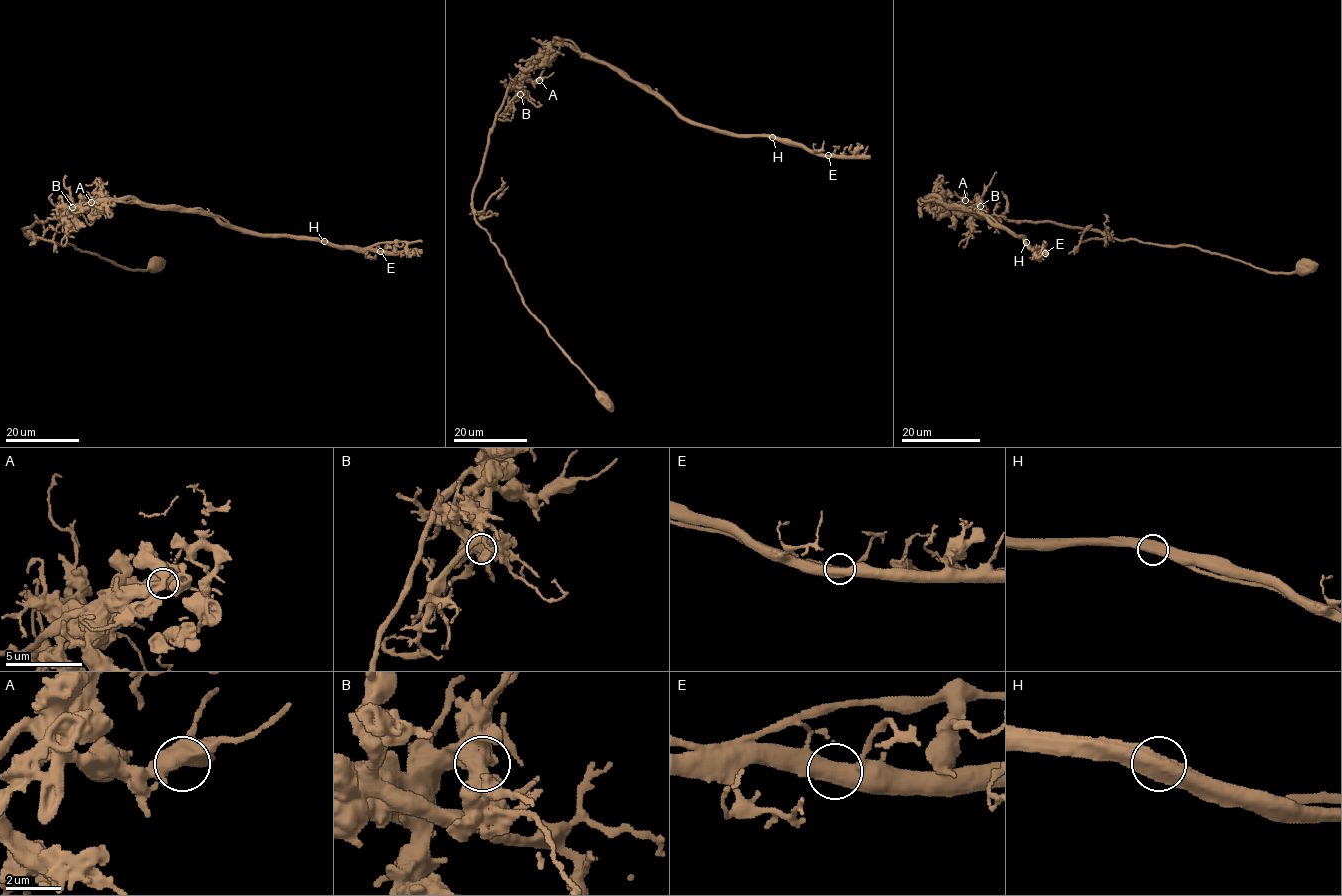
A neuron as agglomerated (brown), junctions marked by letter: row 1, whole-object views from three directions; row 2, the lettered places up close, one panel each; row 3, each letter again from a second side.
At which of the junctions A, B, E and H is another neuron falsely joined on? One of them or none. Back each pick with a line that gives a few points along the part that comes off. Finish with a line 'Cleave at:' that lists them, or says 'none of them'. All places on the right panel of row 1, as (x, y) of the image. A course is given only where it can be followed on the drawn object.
H: course (1026, 242), (985, 215), (951, 208), (936, 196), (927, 197), (977, 206), (988, 219)
Cleave at: H

